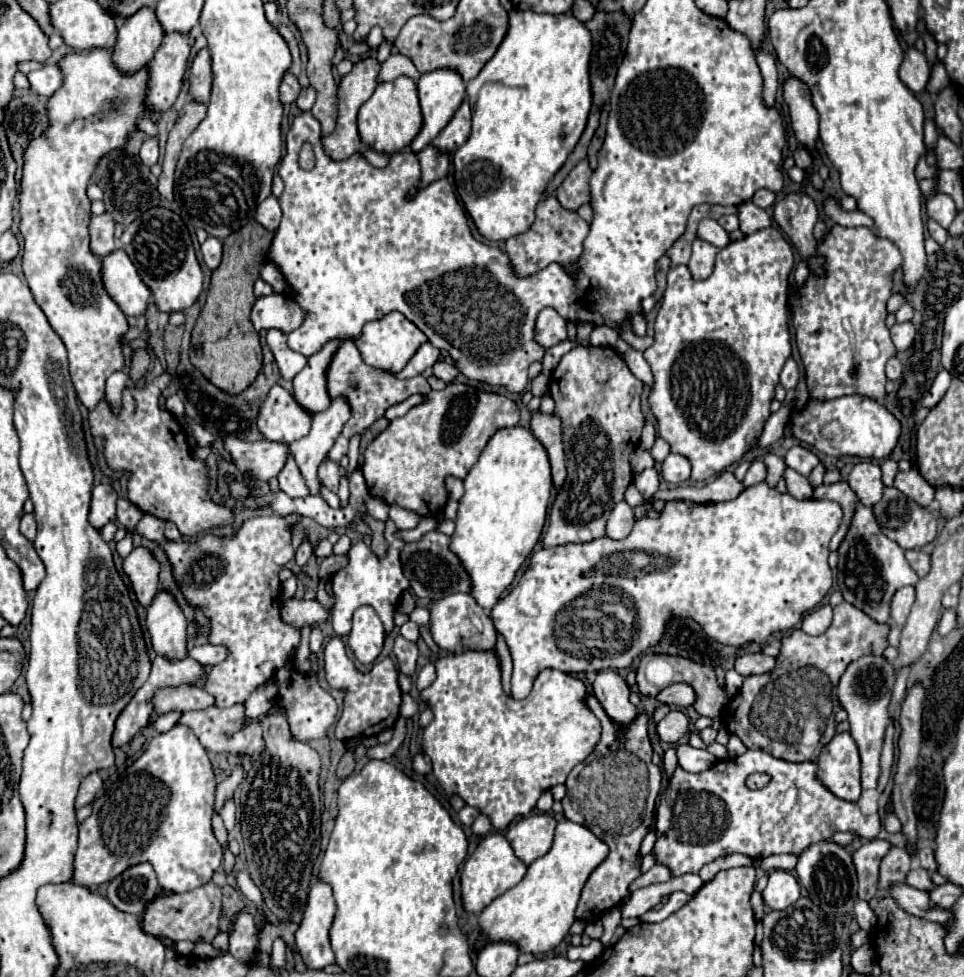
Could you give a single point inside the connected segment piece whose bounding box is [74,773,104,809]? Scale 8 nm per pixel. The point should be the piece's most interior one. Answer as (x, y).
(91, 785)

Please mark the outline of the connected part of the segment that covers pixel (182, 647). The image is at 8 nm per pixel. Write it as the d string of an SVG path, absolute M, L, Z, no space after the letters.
M160 589L154 597L154 601L148 607L146 615L146 627L152 637L152 647L158 655L164 655L168 659L184 659L186 655L186 617L178 601L168 589Z

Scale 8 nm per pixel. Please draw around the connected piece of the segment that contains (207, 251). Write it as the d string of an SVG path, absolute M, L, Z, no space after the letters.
M208 237L202 243L202 257L204 257L204 263L208 265L208 269L214 271L222 259L222 241L216 237Z

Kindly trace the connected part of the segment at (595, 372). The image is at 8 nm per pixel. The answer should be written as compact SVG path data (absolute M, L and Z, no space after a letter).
M576 347L570 350L562 357L552 374L552 379L549 394L556 401L554 413L560 415L564 427L564 453L568 475L550 511L550 527L542 539L546 547L586 543L606 535L604 527L608 515L612 507L624 499L624 493L632 483L628 455L638 447L638 439L644 425L644 415L640 411L640 395L644 385L630 373L626 361L612 347Z

